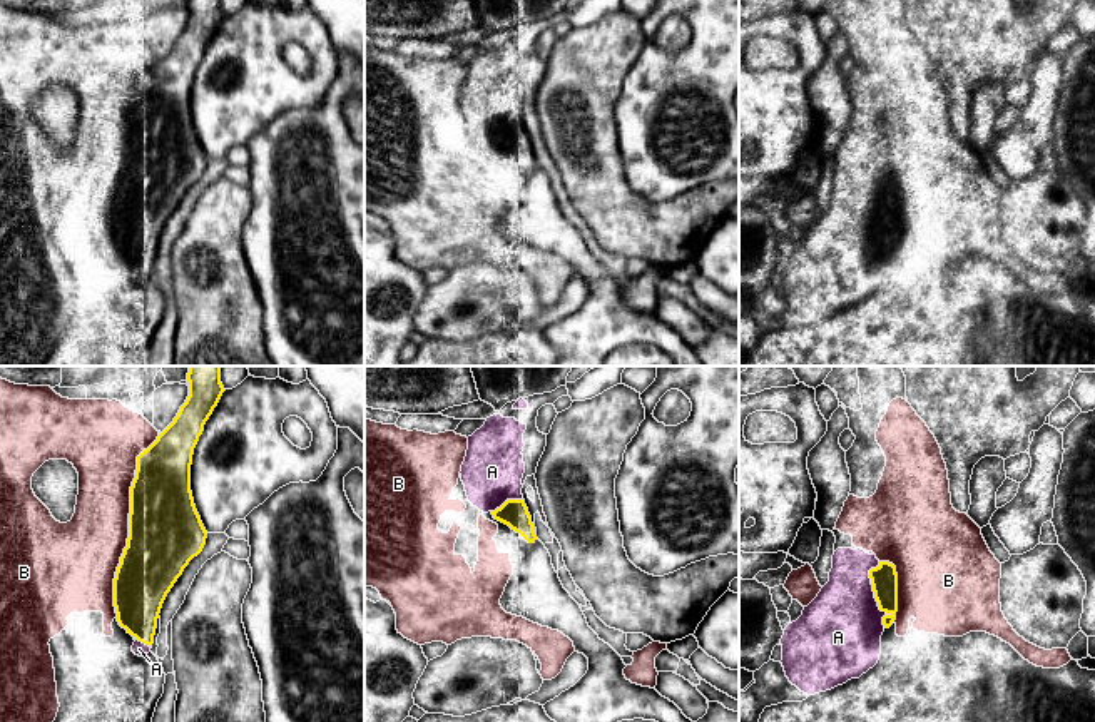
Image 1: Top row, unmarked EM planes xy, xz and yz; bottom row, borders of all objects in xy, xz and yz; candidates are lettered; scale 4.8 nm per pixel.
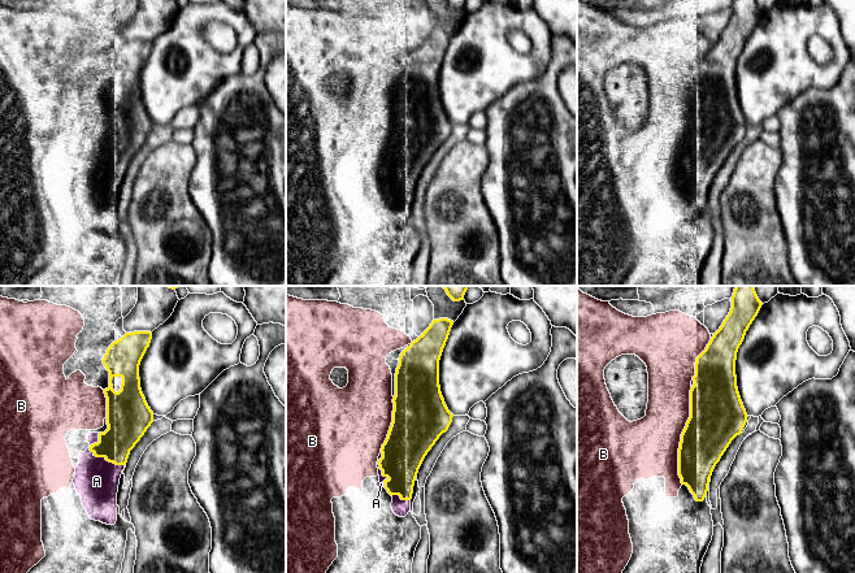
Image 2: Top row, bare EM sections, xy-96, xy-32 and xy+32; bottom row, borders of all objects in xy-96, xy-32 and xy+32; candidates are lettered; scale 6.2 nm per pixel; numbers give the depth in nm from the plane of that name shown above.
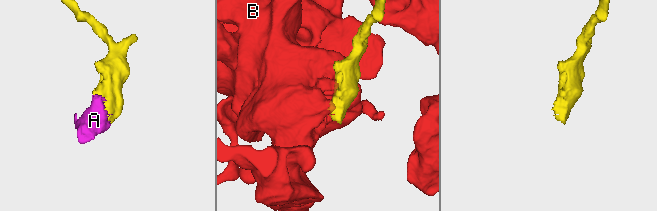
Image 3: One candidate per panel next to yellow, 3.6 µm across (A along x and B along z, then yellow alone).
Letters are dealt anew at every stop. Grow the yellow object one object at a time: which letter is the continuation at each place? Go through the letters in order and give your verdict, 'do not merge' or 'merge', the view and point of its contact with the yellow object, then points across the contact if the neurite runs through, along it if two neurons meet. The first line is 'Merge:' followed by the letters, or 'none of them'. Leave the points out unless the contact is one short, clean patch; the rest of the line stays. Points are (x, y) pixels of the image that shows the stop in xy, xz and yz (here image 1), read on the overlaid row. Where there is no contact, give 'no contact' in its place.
Merge: A
A: merge; meets yellow in yz at (875, 594)
B: do not merge; meets yellow in xy at (129, 525)

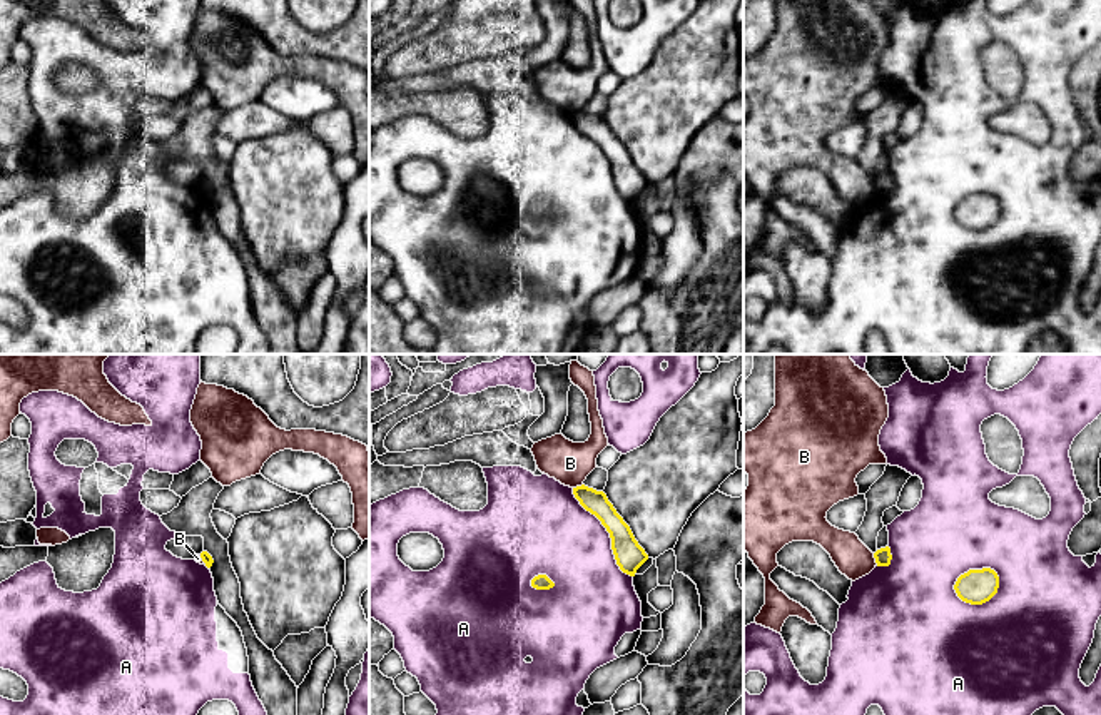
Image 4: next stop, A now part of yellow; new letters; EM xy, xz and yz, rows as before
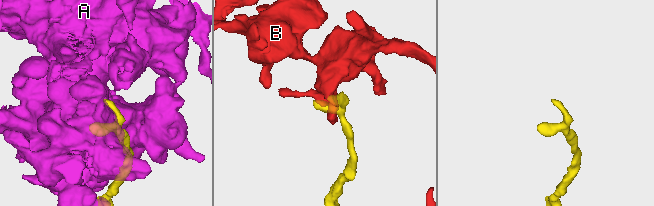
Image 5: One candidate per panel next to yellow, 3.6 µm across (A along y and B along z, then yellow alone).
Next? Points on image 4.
Merge: none of them
A: do not merge; meets yellow in yz at (973, 570)
B: do not merge; meets yellow in yz at (874, 557); border along yz (872, 553), (877, 563)

